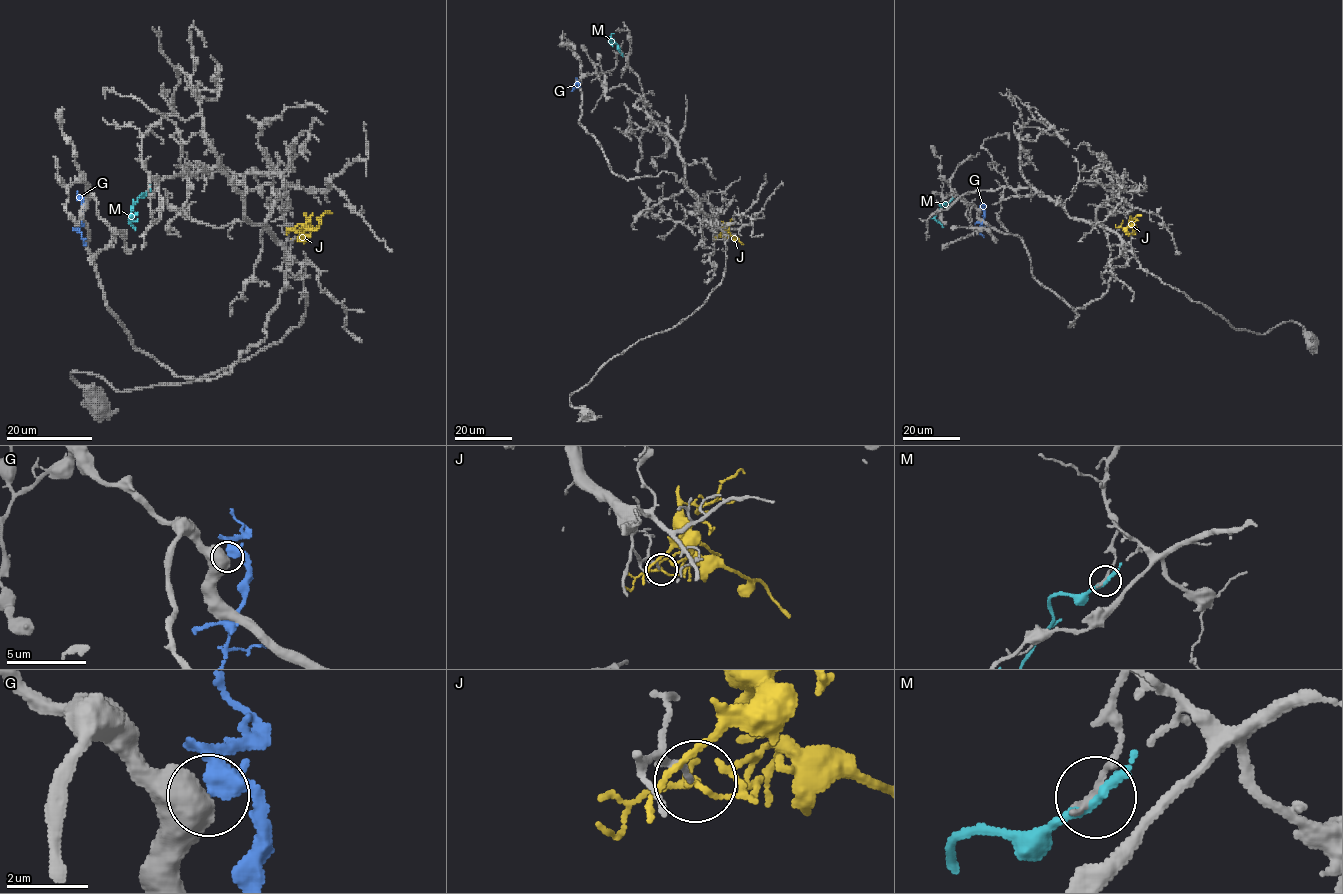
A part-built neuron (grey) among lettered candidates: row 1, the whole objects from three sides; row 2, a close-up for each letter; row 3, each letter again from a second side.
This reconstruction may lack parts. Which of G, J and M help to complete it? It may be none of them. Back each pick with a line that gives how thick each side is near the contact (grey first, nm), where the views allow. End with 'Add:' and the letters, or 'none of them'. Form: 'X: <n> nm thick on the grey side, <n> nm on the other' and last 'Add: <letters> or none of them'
Add: none of them

